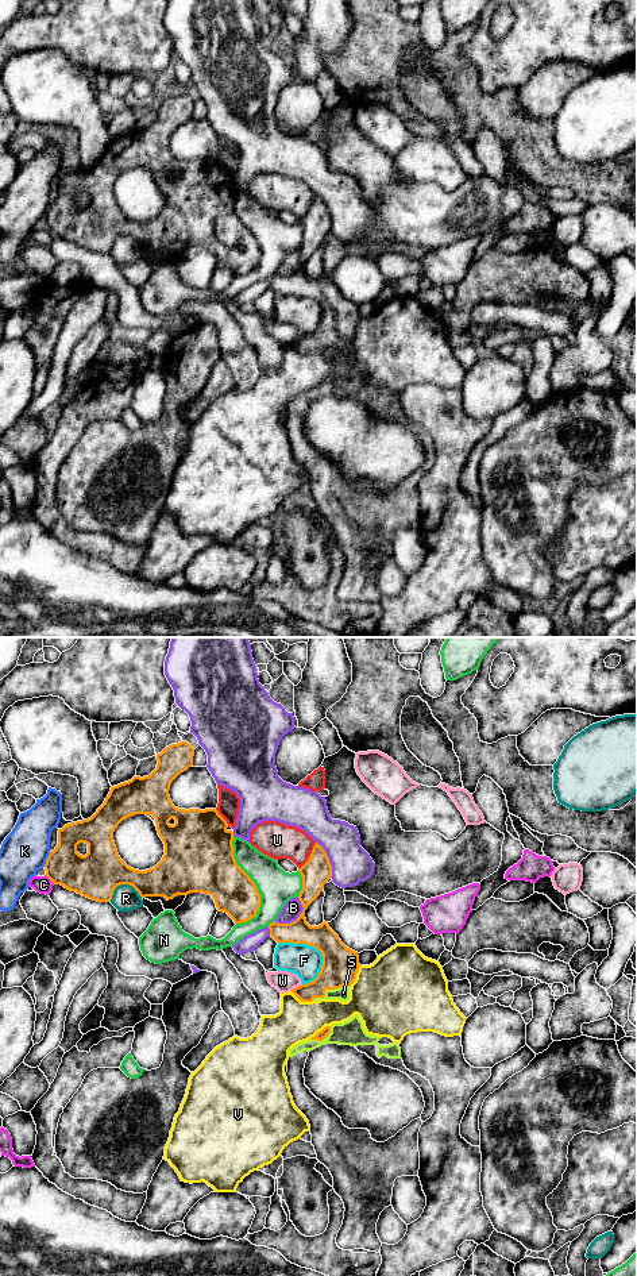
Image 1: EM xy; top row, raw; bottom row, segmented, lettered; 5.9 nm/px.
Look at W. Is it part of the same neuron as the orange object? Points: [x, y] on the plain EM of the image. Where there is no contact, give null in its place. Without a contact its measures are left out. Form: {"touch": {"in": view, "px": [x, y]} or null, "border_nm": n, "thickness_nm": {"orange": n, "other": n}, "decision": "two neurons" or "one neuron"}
{"touch": {"in": "xy", "px": [296, 339]}, "border_nm": 80, "thickness_nm": {"orange": 180, "other": 120}, "decision": "two neurons"}

